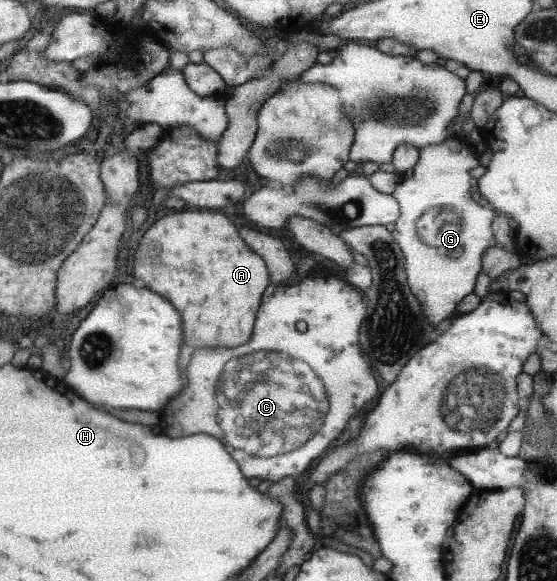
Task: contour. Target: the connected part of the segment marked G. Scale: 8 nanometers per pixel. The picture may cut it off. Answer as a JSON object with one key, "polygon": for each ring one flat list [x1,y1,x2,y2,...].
{"polygon":[[447,135,437,145,420,147,411,177,401,179,391,193,400,210,391,234,404,254,408,288,438,330,456,316,456,303,473,291,484,251,497,245,491,235,493,211,473,201,469,191,469,169,479,167,479,159,475,161,475,153,465,145,465,135,461,138]]}

